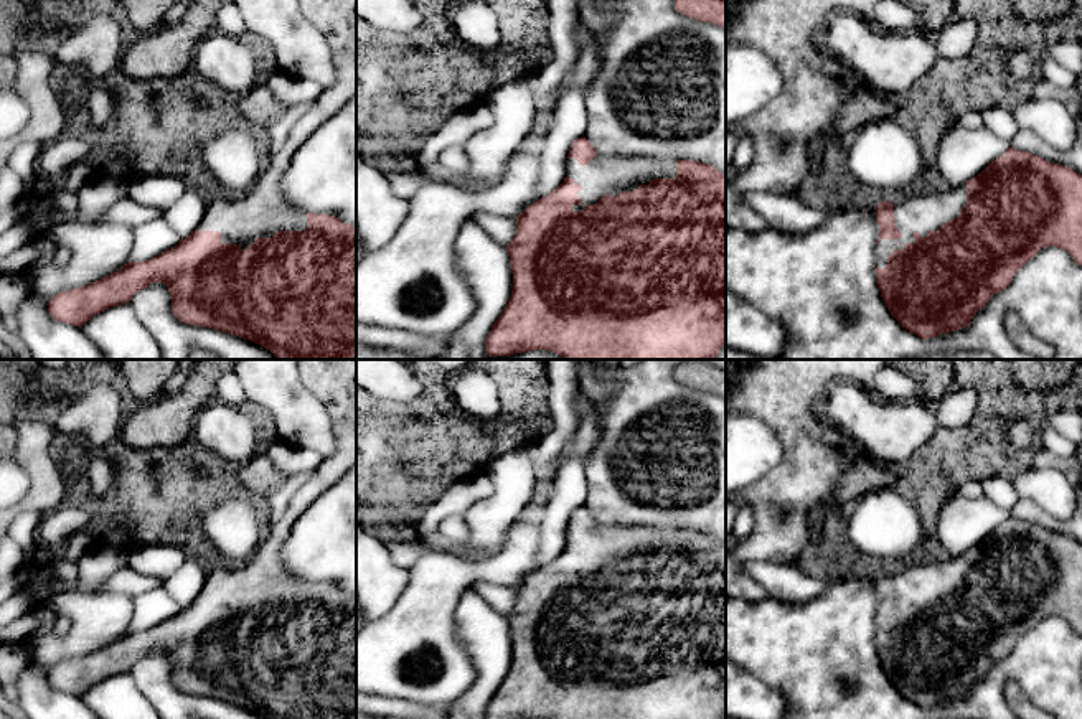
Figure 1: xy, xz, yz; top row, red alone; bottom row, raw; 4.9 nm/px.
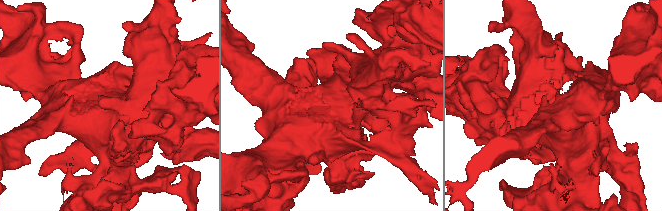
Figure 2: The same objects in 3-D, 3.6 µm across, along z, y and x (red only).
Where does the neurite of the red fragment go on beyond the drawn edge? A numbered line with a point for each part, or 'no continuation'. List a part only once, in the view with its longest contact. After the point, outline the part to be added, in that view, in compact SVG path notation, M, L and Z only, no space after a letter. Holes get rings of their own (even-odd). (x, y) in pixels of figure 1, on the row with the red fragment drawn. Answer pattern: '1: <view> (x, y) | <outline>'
1: xz (606, 173) | M597 152L597 157L589 165L567 158L566 176L574 178L582 186L577 193L582 203L572 204L572 211L582 211L586 204L595 204L605 193L615 198L620 191L635 191L653 178L675 178L676 160L652 155L604 155Z

